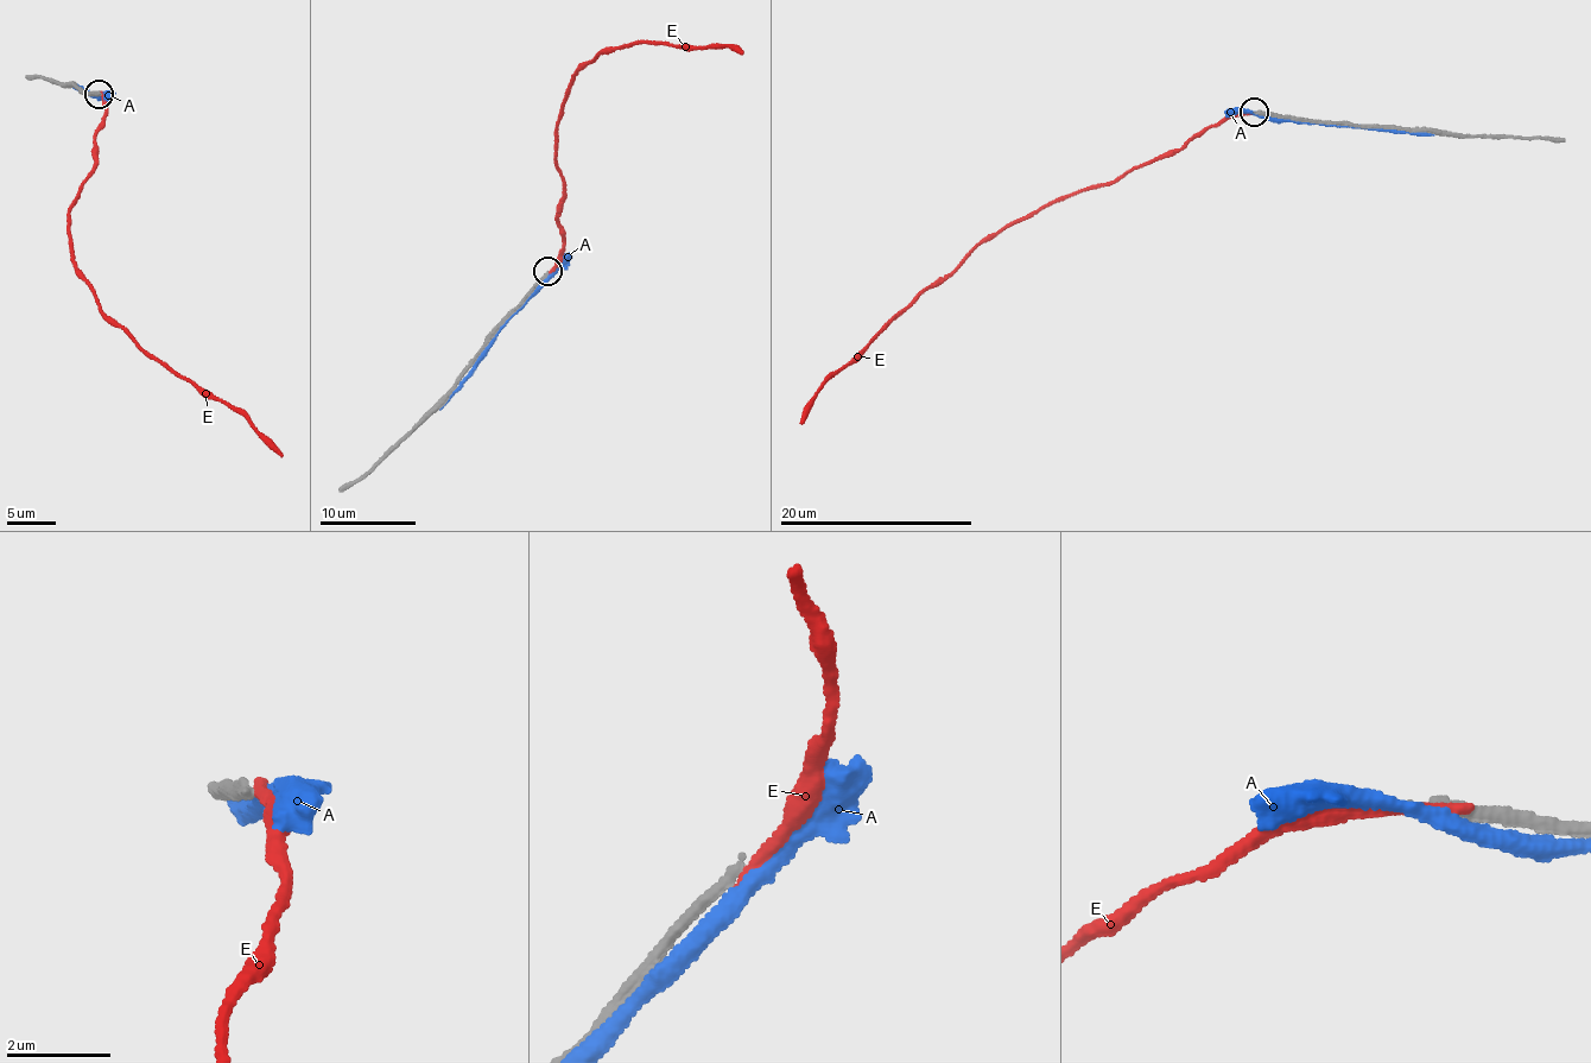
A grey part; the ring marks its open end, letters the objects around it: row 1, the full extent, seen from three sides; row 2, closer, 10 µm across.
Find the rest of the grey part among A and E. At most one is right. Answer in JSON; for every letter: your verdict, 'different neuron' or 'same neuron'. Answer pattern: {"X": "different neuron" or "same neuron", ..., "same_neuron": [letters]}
{"A": "different neuron", "E": "different neuron", "same_neuron": []}

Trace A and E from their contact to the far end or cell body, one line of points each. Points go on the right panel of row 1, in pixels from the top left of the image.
A: (1262, 114), (1275, 119), (1382, 131), (1427, 131), (1433, 135)
E: (1259, 114), (1233, 114), (1114, 181), (1081, 188), (992, 235), (830, 375), (803, 423)

